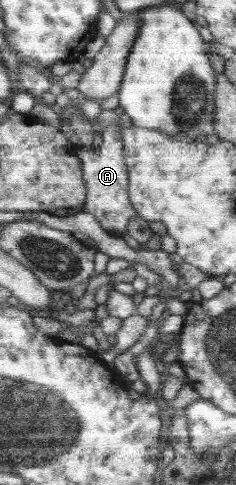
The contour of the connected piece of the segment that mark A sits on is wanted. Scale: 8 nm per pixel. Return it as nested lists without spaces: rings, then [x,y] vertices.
[[[117,125],[105,127],[102,130],[103,143],[98,147],[80,147],[77,154],[83,158],[84,179],[88,187],[89,202],[85,202],[83,210],[90,212],[107,234],[123,238],[128,232],[129,220],[139,216],[132,206],[131,195],[128,191],[128,165],[124,159],[124,140]]]

